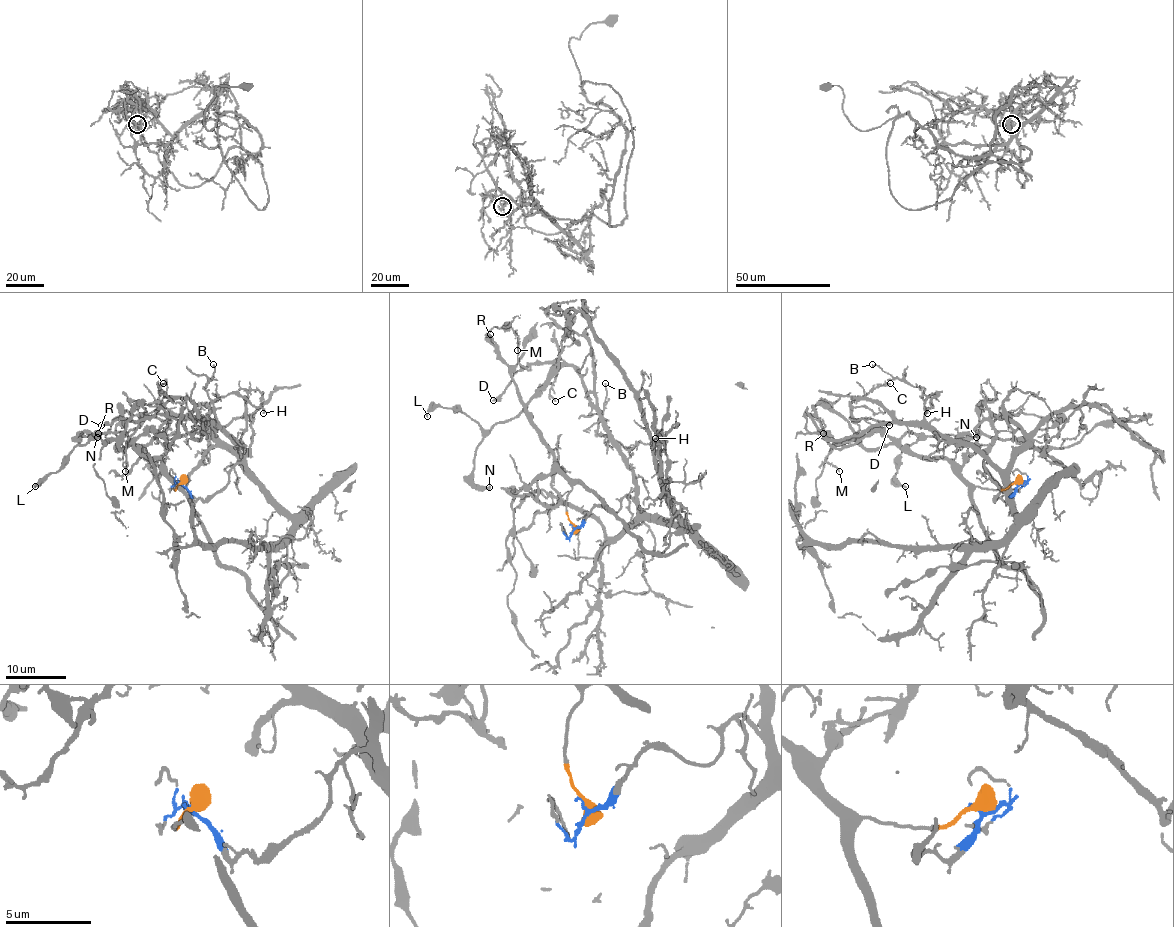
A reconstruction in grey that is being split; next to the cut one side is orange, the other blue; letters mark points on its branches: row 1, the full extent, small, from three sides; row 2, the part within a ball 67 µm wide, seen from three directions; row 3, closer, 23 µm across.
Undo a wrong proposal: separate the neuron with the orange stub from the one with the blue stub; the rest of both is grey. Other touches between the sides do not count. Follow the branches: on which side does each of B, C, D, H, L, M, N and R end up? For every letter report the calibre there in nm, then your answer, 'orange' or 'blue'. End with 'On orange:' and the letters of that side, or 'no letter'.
B: calibre 140 nm; blue
C: calibre 150 nm; blue
D: calibre 380 nm; blue
H: calibre 180 nm; blue
L: calibre 180 nm; orange
M: calibre 120 nm; blue
N: calibre 260 nm; orange
R: calibre 480 nm; orange
On orange: L, N, R

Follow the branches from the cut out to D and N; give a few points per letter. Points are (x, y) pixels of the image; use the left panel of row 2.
D: (182, 482), (195, 500), (208, 500), (243, 460), (243, 448), (189, 400), (101, 425)
N: (182, 482), (174, 490), (180, 487), (162, 460), (146, 457), (122, 431), (80, 437), (84, 433), (98, 437)

